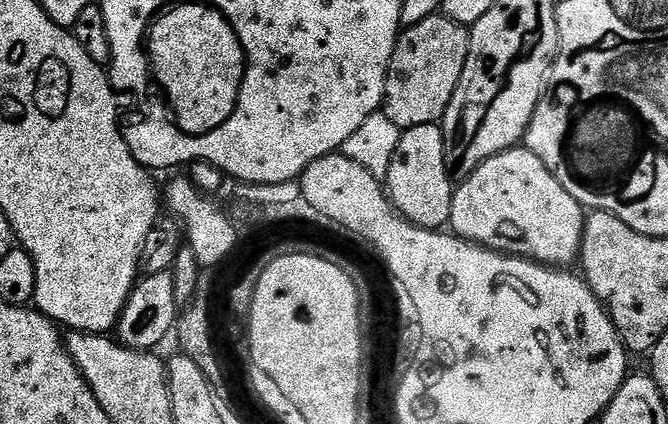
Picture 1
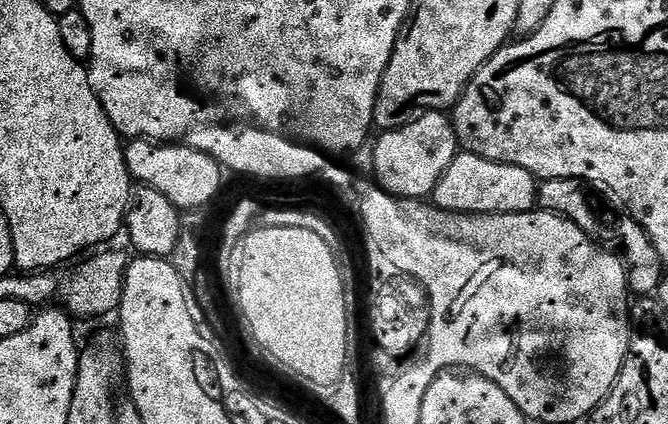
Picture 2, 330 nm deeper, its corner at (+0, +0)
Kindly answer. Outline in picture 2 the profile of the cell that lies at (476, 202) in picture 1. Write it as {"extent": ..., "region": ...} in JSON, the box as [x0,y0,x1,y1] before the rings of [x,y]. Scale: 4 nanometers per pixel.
{"extent":[431,151,538,214],"region":[[[461,151],[450,162],[446,174],[432,192],[431,203],[443,212],[461,214],[499,214],[502,212],[530,212],[538,204],[538,181],[522,166],[490,162],[473,152]]]}

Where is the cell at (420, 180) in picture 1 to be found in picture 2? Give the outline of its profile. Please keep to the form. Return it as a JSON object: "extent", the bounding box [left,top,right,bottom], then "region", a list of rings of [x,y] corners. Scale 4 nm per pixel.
{"extent":[374,110,458,201],"region":[[[428,110],[417,116],[420,116],[417,120],[393,132],[382,133],[380,141],[374,144],[375,183],[401,200],[423,201],[431,197],[442,174],[446,174],[450,162],[454,162],[458,154],[456,132],[452,129],[451,119],[443,111]]]}

